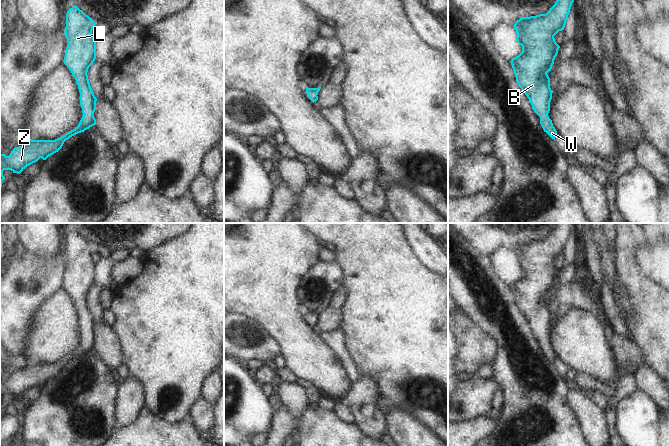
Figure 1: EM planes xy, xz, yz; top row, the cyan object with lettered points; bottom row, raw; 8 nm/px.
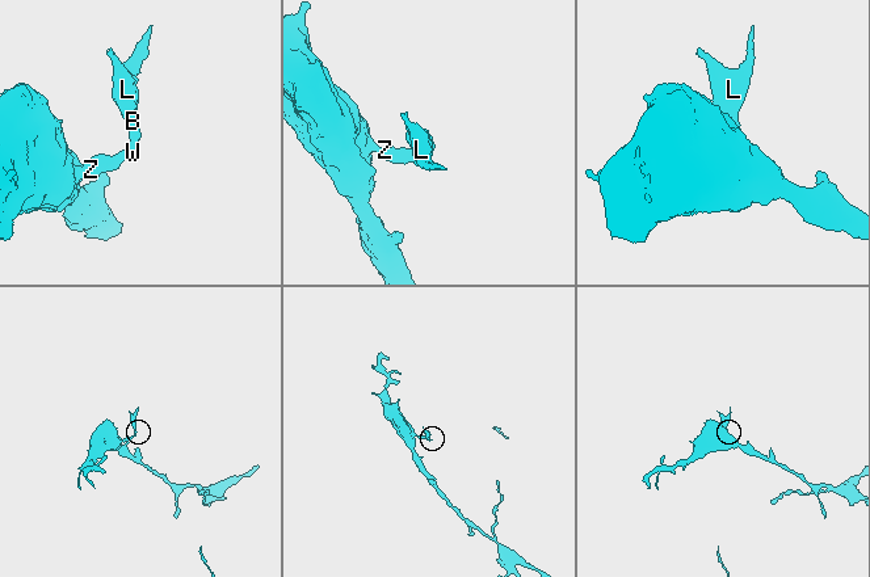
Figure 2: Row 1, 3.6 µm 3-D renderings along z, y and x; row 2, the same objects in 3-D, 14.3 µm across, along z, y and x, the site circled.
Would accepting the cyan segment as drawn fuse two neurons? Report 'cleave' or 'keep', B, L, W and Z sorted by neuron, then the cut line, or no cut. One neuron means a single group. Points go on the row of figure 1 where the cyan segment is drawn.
keep | B L W Z | no cut

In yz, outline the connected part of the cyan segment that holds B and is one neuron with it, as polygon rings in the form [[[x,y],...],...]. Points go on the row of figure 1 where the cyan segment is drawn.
[[[556,0],[546,14],[521,17],[514,24],[517,33],[516,42],[522,46],[522,52],[510,62],[516,82],[529,99],[534,112],[540,117],[540,124],[544,132],[554,140],[557,131],[548,116],[553,91],[550,88],[550,78],[547,73],[551,71],[560,48],[554,36],[564,30],[573,2],[574,0]]]

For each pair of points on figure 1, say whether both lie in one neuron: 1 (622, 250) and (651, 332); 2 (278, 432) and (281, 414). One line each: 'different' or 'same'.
1: same
2: same

